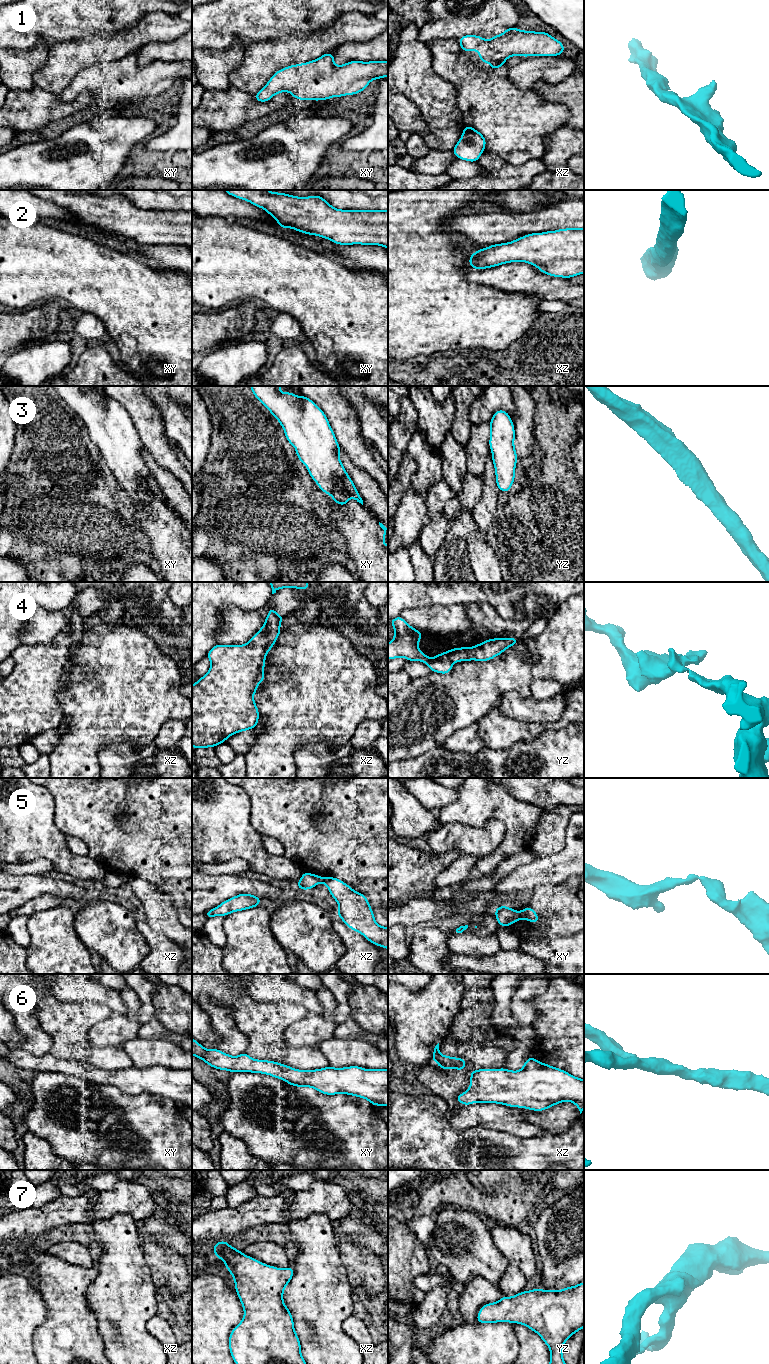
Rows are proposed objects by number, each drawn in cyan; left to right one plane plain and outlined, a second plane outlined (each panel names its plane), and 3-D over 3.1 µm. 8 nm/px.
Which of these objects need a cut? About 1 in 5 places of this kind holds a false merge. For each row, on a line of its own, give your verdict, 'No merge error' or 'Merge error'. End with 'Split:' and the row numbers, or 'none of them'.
1: No merge error
2: No merge error
3: No merge error
4: Merge error
5: Merge error
6: No merge error
7: No merge error
Split: 4, 5

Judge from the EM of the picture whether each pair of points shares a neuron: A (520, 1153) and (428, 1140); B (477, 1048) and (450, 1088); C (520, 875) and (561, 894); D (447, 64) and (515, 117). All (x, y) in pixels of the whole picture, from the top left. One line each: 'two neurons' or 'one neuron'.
A: one neuron
B: one neuron
C: two neurons
D: one neuron

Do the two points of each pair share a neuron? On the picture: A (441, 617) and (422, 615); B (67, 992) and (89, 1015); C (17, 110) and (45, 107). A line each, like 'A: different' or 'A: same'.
A: same
B: different
C: same

